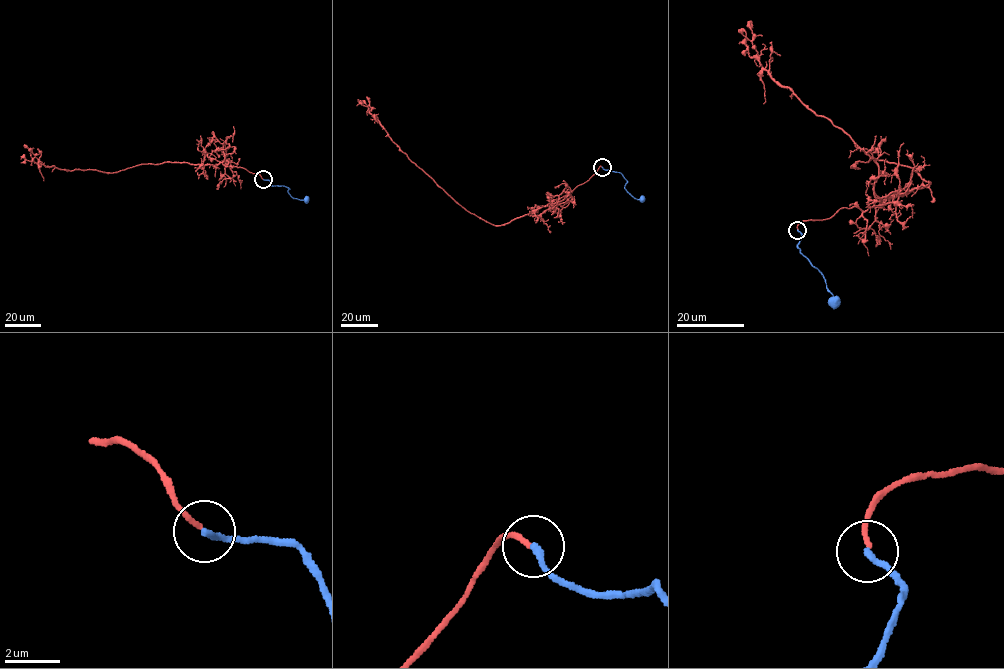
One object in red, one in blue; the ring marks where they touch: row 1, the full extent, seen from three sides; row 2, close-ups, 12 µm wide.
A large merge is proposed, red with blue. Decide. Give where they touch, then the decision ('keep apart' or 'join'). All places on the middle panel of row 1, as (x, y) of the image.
(602, 167) | keep apart

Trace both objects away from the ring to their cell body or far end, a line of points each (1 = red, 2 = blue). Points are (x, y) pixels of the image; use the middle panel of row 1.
1: (602, 167), (563, 200), (507, 223), (493, 225), (469, 212), (415, 164), (371, 115), (369, 106), (361, 101)
2: (602, 167), (620, 172), (627, 181), (624, 188), (637, 199), (645, 199)

